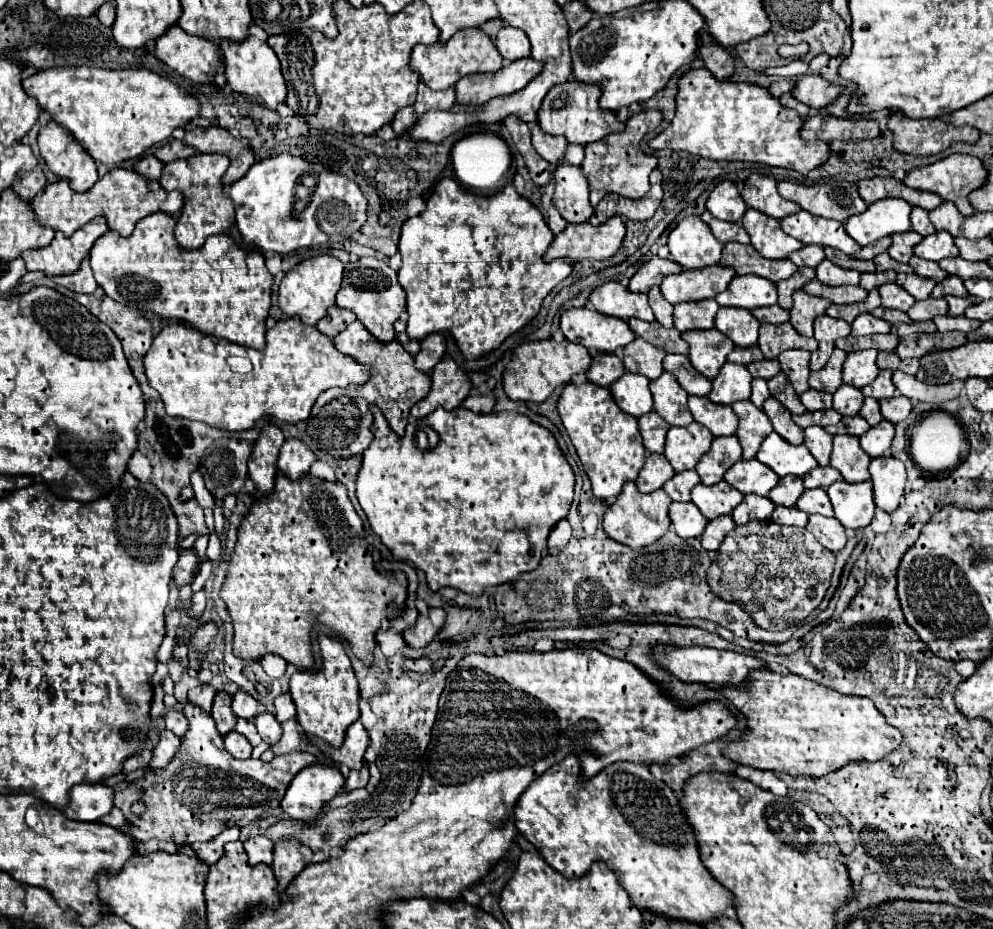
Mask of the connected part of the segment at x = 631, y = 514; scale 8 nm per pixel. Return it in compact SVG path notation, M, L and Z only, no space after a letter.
M628 481L622 489L622 493L616 497L616 501L610 505L610 509L604 515L604 531L618 543L628 545L632 549L646 547L650 543L656 543L670 527L670 517L668 517L668 507L672 499L666 495L664 489L658 489L650 495L644 495L636 489L632 481Z

